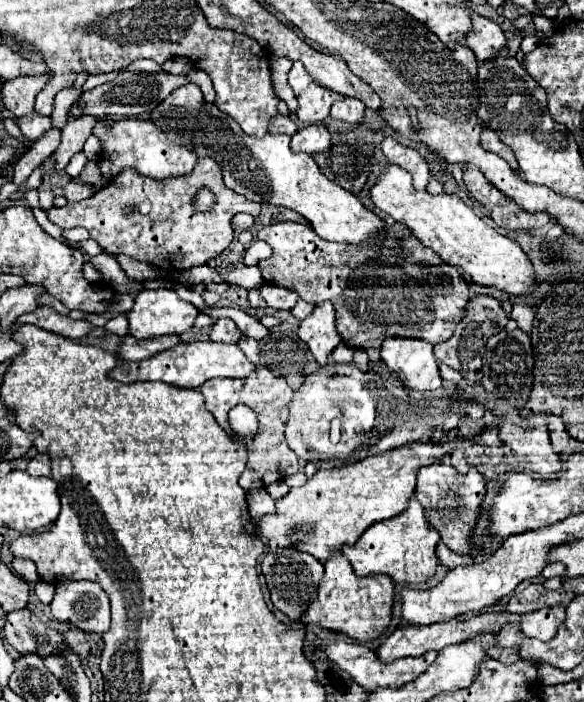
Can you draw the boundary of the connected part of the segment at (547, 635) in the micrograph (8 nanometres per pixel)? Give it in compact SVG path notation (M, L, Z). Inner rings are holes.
M549 607L549 609L539 609L527 615L515 615L515 623L519 623L521 631L527 637L535 637L541 641L549 641L559 625L565 619L565 607Z

